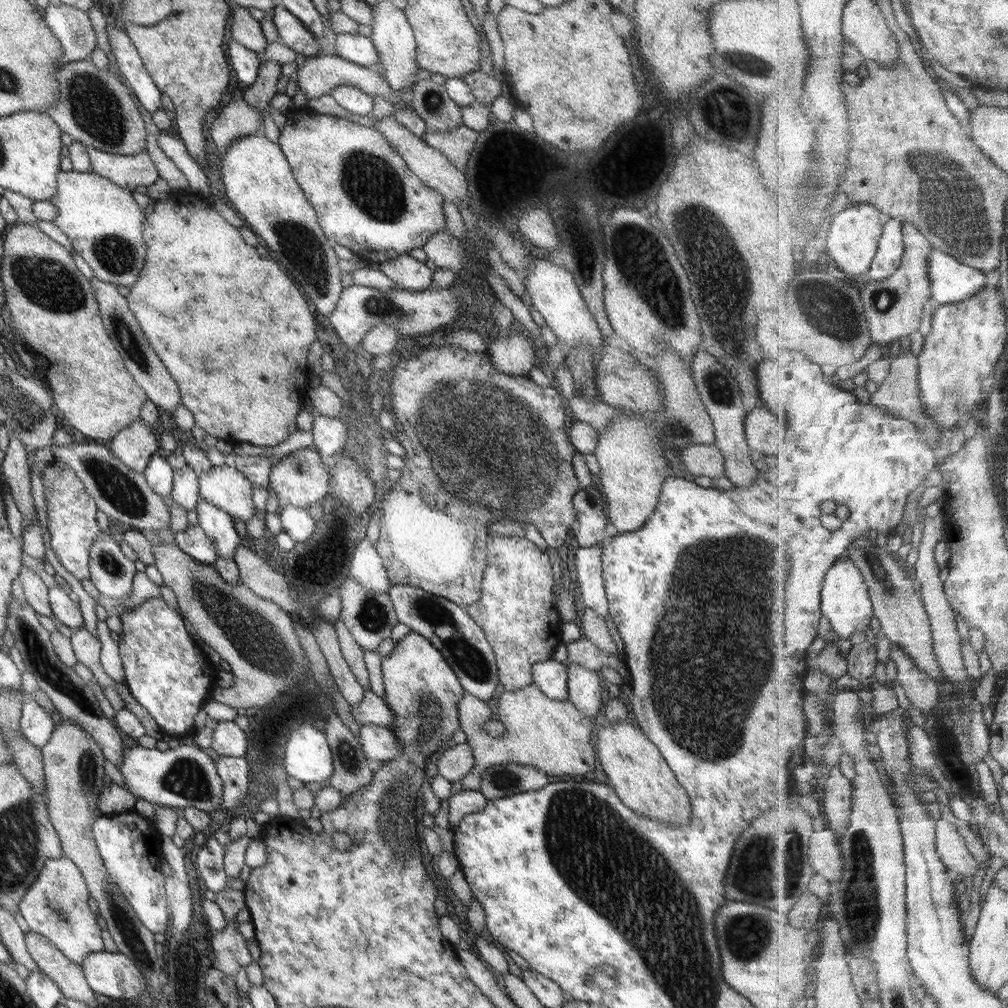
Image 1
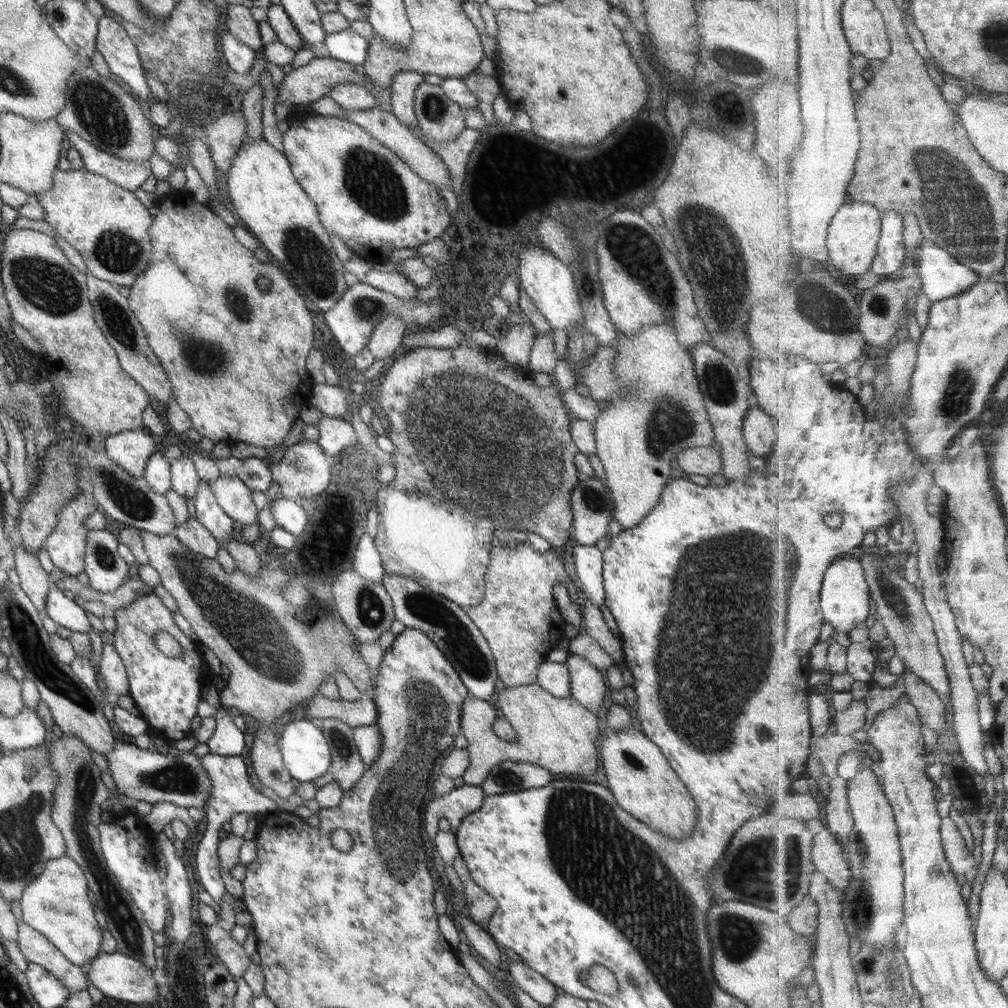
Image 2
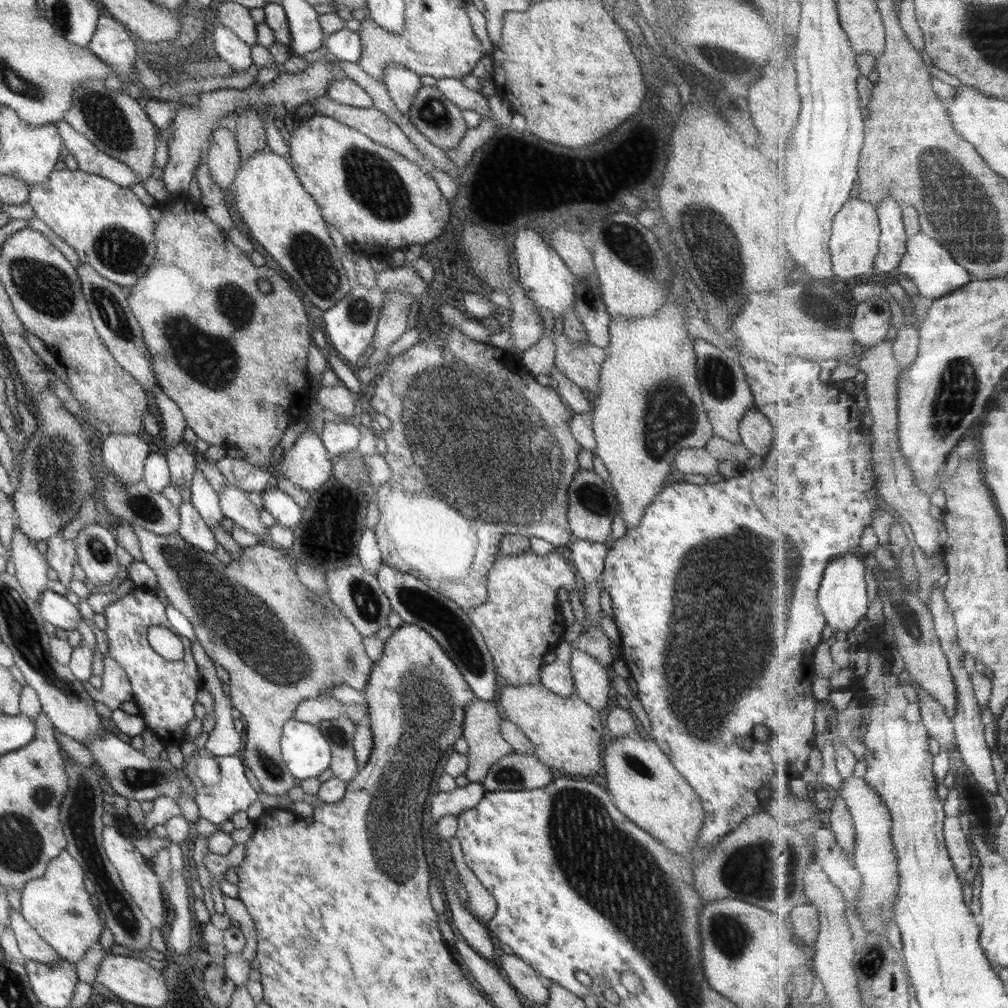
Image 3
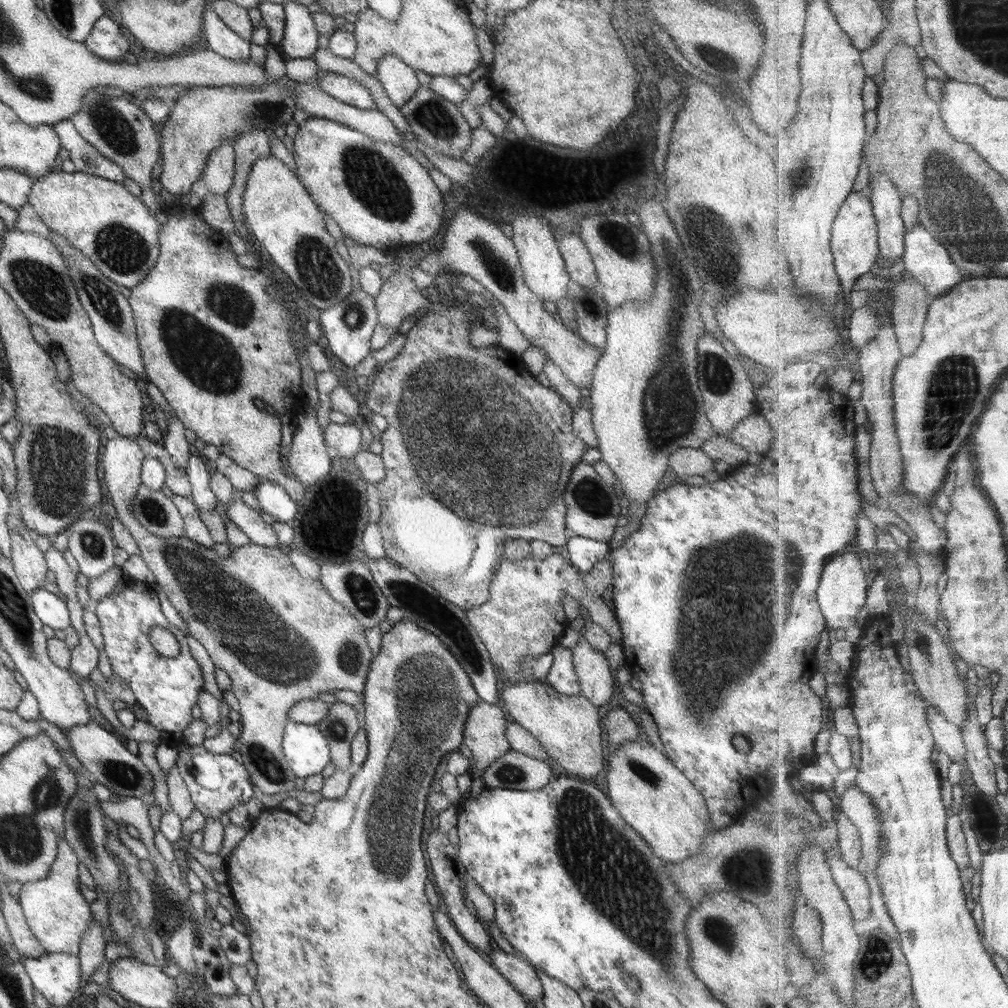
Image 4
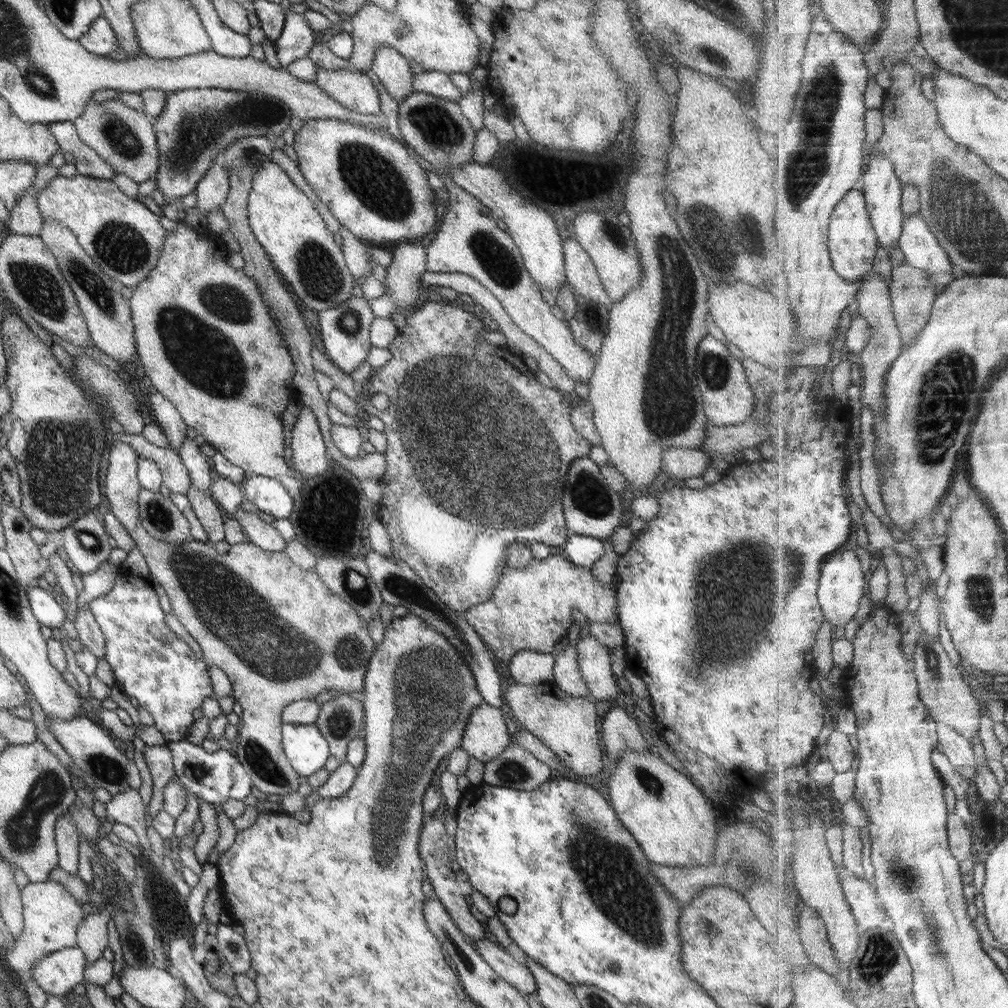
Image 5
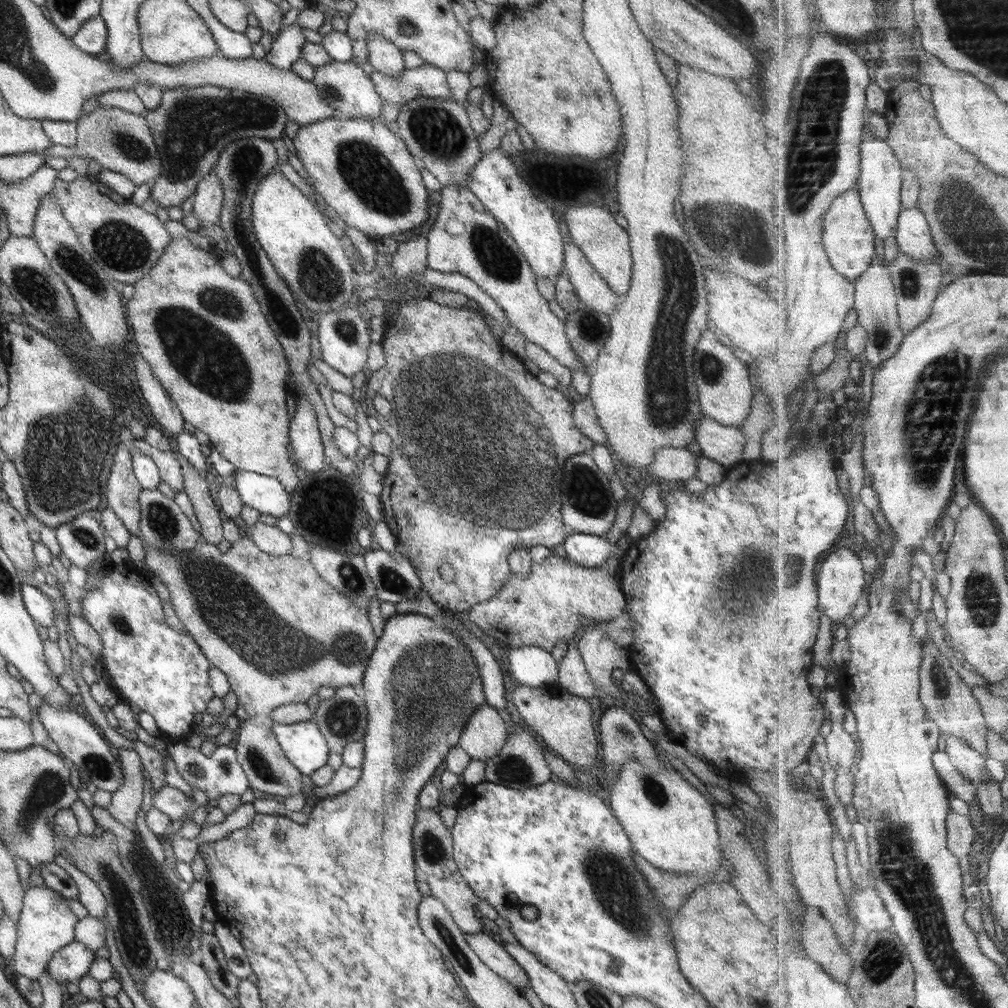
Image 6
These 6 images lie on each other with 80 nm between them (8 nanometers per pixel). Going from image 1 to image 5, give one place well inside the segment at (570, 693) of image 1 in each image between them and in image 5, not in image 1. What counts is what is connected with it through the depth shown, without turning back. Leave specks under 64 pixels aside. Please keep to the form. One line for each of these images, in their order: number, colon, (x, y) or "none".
2: (587, 687)
3: (591, 680)
4: (596, 683)
5: (593, 659)

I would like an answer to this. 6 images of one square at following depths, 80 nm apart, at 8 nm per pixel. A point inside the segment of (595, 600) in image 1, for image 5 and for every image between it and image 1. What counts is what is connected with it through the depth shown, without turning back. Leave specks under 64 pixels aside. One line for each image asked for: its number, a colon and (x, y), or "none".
2: (588, 563)
3: (588, 557)
4: (583, 552)
5: (582, 551)

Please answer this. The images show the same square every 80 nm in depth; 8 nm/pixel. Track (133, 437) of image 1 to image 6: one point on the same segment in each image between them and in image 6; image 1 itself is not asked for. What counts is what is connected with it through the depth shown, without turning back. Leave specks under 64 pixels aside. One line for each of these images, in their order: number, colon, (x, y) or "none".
2: (129, 450)
3: (123, 455)
4: (280, 638)
5: (280, 635)
6: (277, 631)

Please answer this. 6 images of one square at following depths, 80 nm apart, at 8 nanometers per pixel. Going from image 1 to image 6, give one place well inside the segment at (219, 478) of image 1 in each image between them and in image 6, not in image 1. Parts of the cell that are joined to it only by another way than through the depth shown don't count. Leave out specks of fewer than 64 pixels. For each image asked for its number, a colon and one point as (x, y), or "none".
2: (233, 497)
3: (234, 504)
4: (247, 520)
5: (263, 536)
6: (268, 539)

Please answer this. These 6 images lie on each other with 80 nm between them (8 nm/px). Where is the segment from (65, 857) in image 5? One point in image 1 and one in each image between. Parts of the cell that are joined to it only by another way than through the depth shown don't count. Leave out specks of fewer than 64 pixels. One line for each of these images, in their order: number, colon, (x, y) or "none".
1: (55, 906)
2: (55, 904)
3: (56, 906)
4: (56, 913)

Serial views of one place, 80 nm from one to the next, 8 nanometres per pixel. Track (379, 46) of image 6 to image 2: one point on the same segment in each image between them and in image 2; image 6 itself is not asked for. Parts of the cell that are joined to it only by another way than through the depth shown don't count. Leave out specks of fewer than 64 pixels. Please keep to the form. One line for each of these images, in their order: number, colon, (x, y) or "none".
2: (403, 84)
3: (402, 85)
4: (398, 81)
5: (392, 70)

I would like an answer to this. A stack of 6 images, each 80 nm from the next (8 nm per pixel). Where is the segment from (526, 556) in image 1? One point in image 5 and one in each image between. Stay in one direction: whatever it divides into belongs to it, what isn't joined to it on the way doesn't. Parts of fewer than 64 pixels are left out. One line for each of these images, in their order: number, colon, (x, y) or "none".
2: (518, 618)
3: (520, 621)
4: (523, 617)
5: (530, 608)

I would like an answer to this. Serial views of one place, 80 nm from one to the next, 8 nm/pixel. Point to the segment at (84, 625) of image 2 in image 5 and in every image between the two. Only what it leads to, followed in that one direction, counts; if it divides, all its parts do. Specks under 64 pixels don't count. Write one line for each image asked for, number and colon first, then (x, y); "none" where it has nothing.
3: (58, 610)
4: (50, 609)
5: (45, 608)

